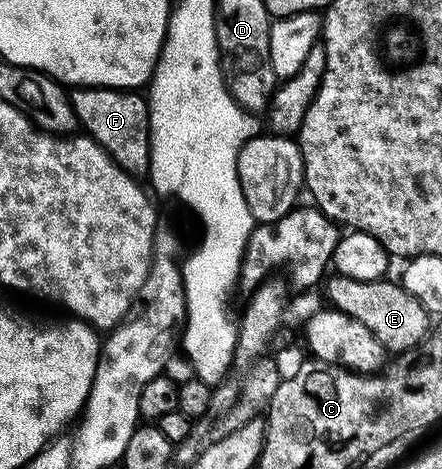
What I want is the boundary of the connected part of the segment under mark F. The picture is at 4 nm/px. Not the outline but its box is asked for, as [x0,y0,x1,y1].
[69,86,150,176]

